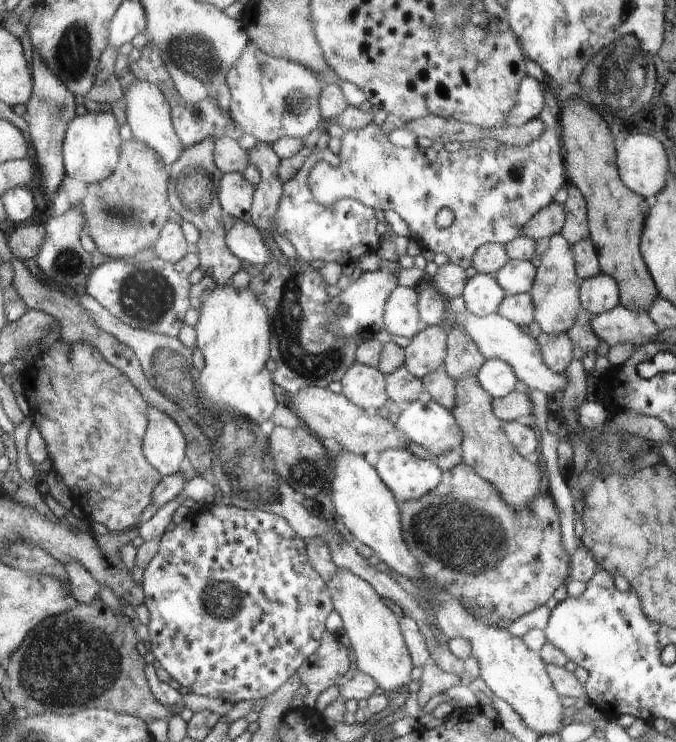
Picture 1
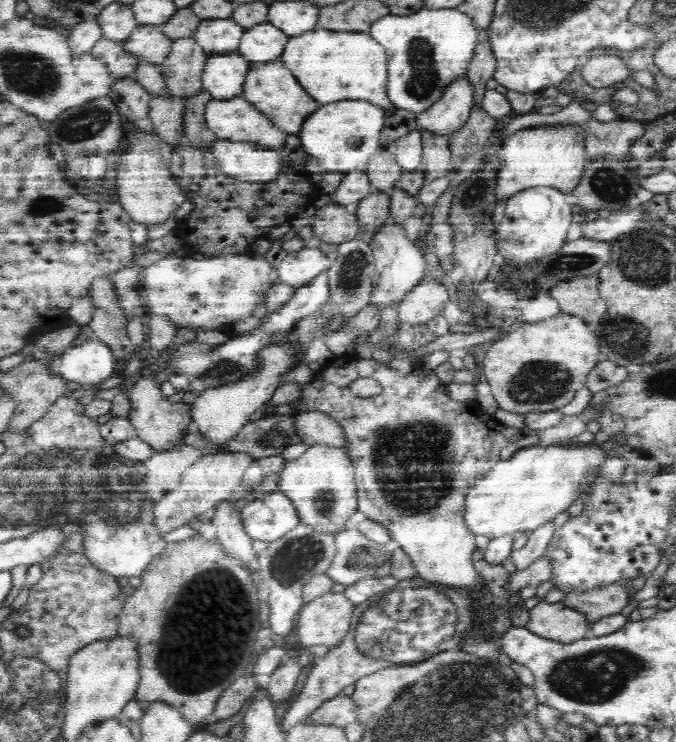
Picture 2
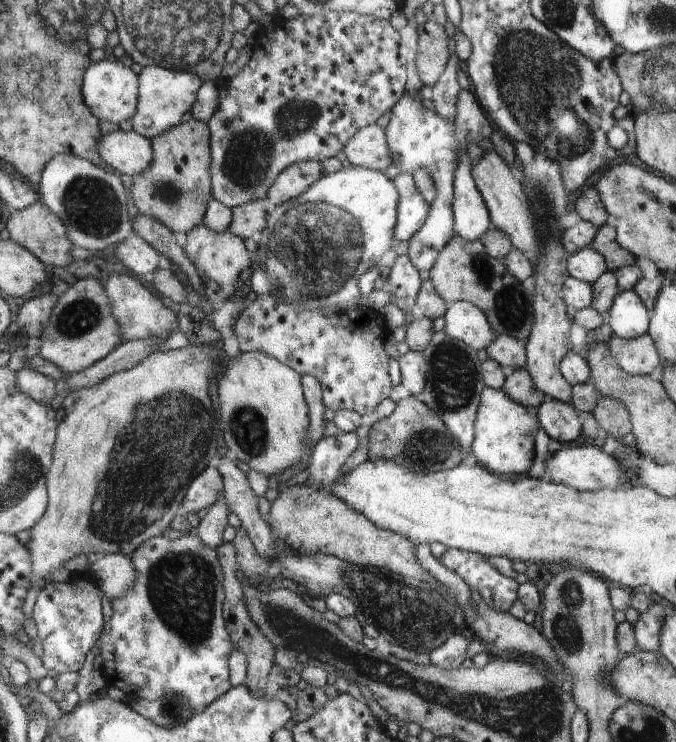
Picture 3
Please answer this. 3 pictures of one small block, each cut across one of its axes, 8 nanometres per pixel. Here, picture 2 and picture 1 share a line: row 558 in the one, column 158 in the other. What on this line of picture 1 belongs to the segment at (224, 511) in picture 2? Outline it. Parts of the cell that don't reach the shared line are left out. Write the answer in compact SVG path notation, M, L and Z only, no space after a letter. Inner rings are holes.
M176 219L168 220L152 250L159 259L170 263L179 262L190 253L191 247L187 245L182 228Z

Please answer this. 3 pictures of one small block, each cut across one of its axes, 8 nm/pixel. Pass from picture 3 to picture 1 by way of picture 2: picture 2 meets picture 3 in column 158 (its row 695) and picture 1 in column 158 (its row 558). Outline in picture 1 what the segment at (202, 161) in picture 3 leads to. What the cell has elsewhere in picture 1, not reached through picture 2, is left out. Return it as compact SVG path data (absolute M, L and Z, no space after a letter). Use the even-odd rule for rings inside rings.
M133 138L125 141L119 168L108 179L90 185L83 202L88 231L100 253L127 260L140 251L154 248L170 214L168 172L163 158L142 142Z

